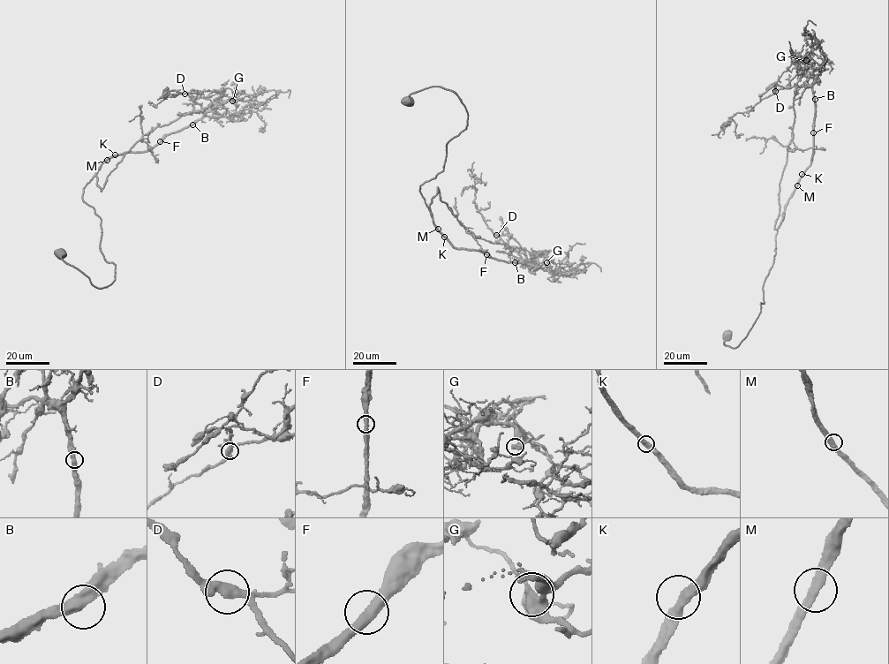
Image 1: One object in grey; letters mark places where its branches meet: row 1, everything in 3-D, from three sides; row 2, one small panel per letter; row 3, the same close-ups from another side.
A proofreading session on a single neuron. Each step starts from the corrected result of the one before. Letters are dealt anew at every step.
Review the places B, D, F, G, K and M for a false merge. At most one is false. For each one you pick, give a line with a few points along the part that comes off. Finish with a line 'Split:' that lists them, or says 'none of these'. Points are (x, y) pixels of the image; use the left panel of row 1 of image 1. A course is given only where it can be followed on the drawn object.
Split: none of these

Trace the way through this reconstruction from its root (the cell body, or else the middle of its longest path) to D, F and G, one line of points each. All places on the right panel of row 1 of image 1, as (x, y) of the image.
D: (727, 334), (724, 344), (735, 348), (760, 312), (784, 206), (813, 154), (810, 86), (775, 91)
F: (727, 334), (724, 344), (735, 348), (760, 312), (777, 229), (784, 206), (810, 164), (813, 132)
G: (727, 334), (724, 344), (735, 348), (760, 312), (784, 206), (813, 156), (816, 108), (800, 64), (806, 60)

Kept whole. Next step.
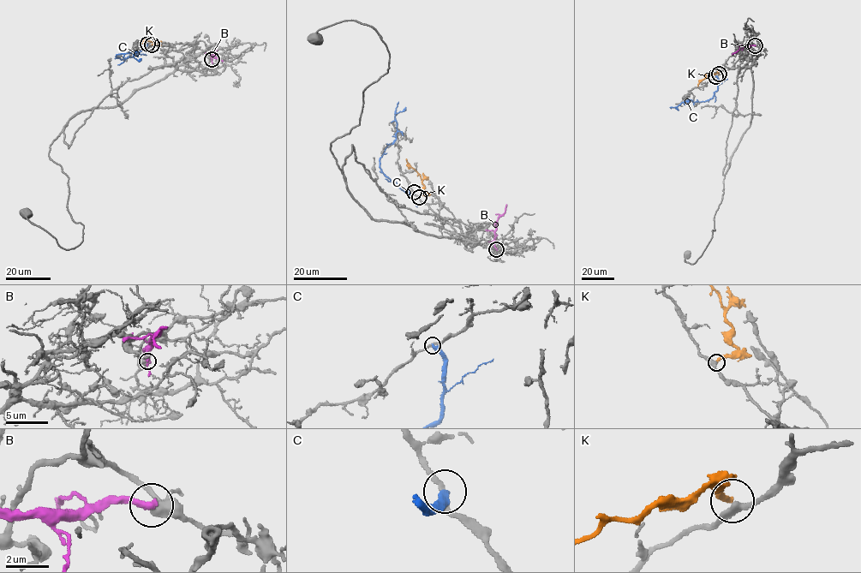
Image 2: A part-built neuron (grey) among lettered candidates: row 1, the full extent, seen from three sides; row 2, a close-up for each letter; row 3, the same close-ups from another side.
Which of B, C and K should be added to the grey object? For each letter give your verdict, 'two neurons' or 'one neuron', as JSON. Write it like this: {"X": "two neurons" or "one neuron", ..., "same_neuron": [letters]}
{"B": "two neurons", "C": "two neurons", "K": "two neurons", "same_neuron": []}

